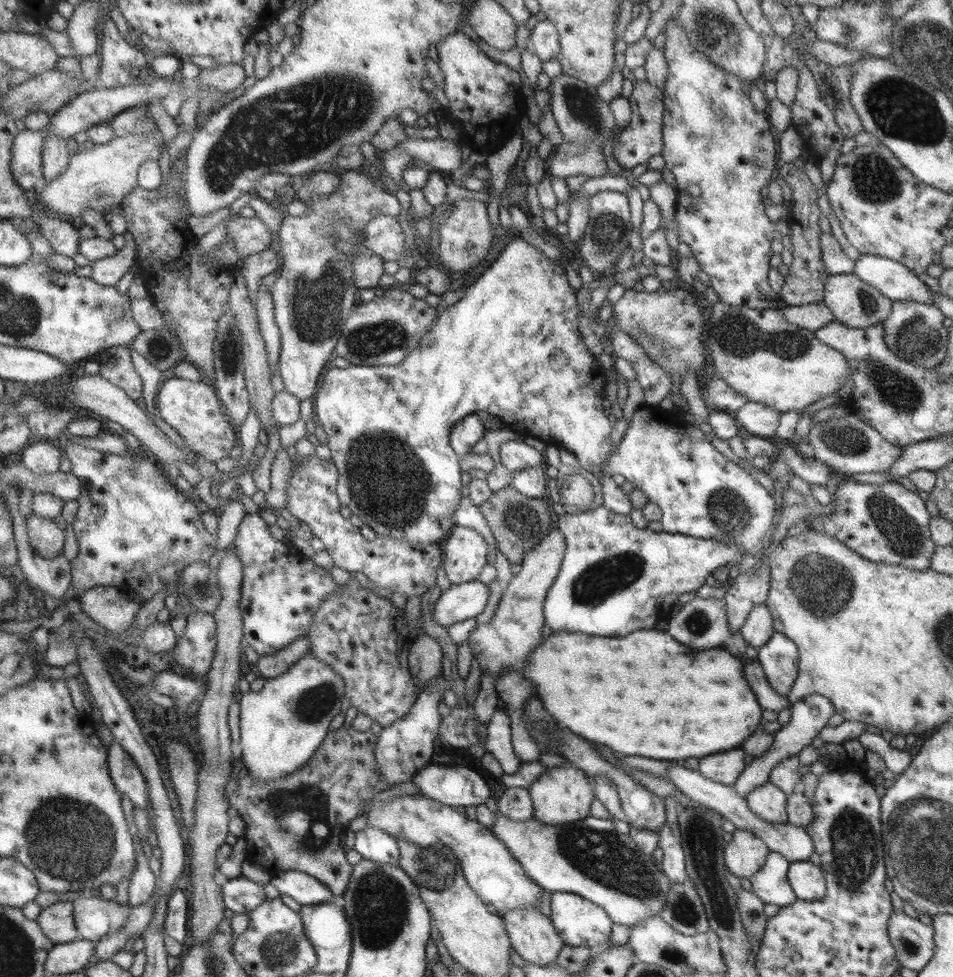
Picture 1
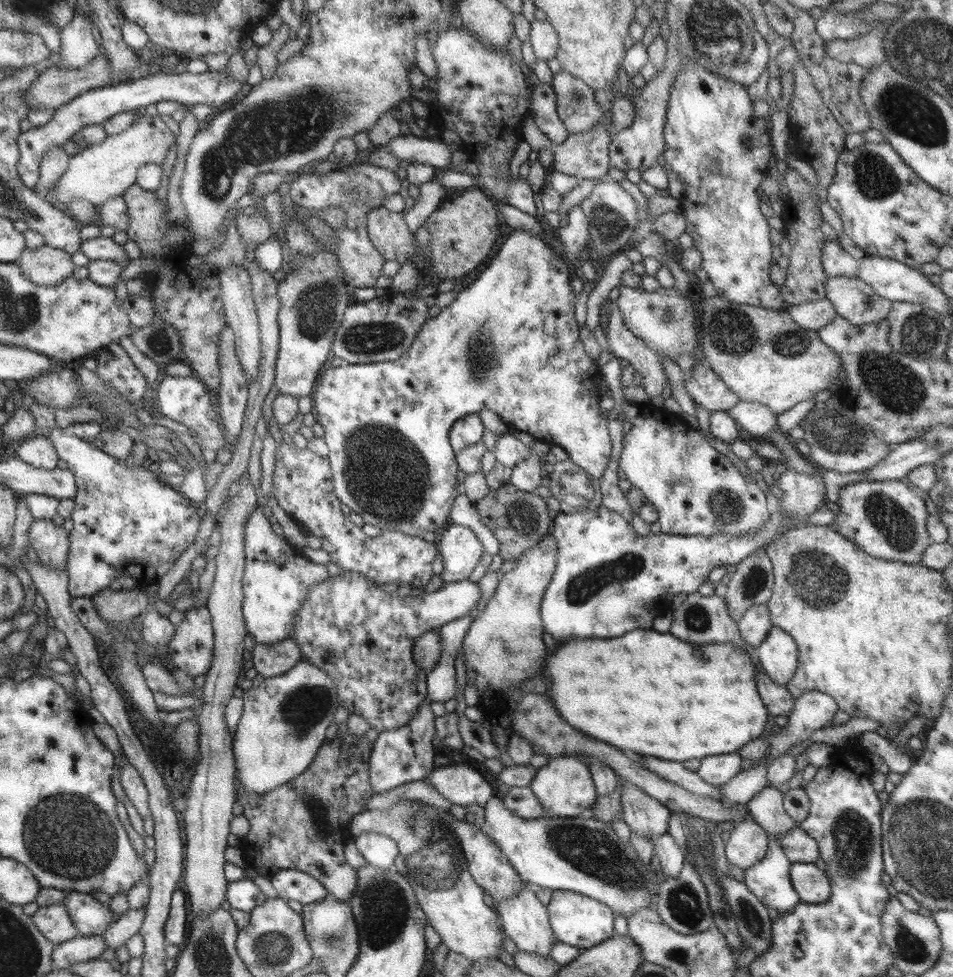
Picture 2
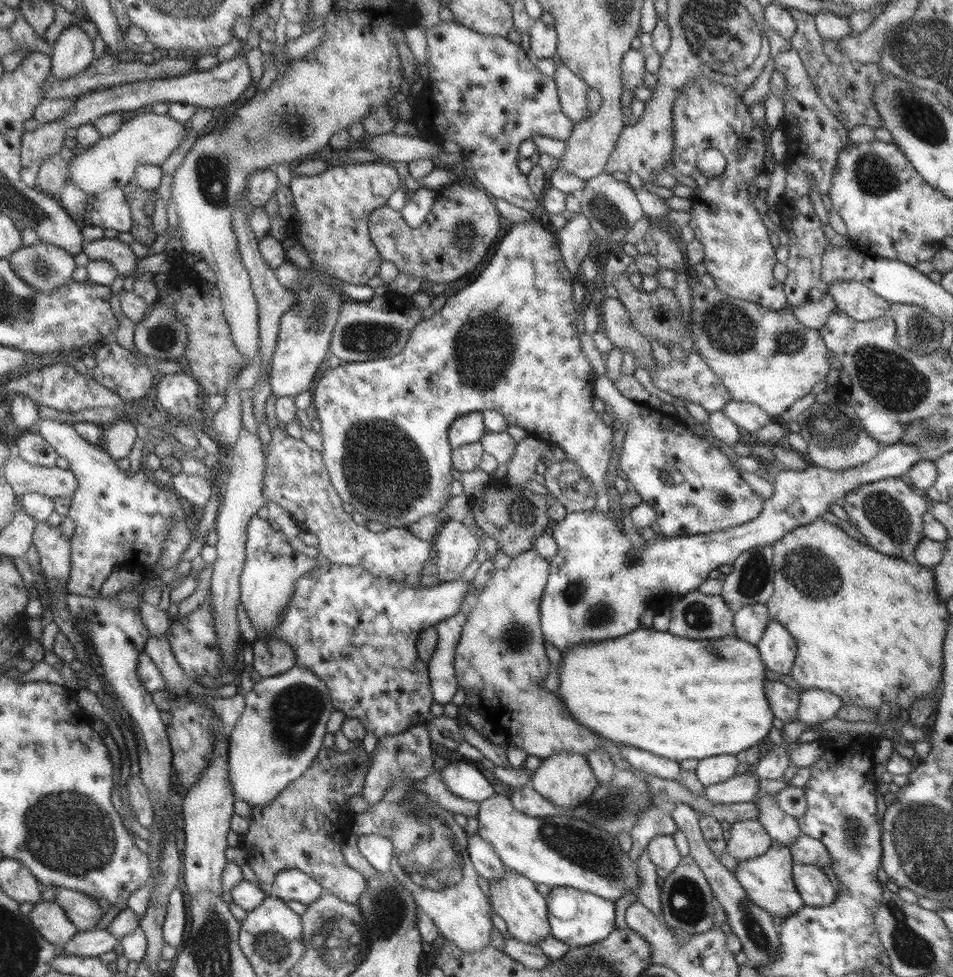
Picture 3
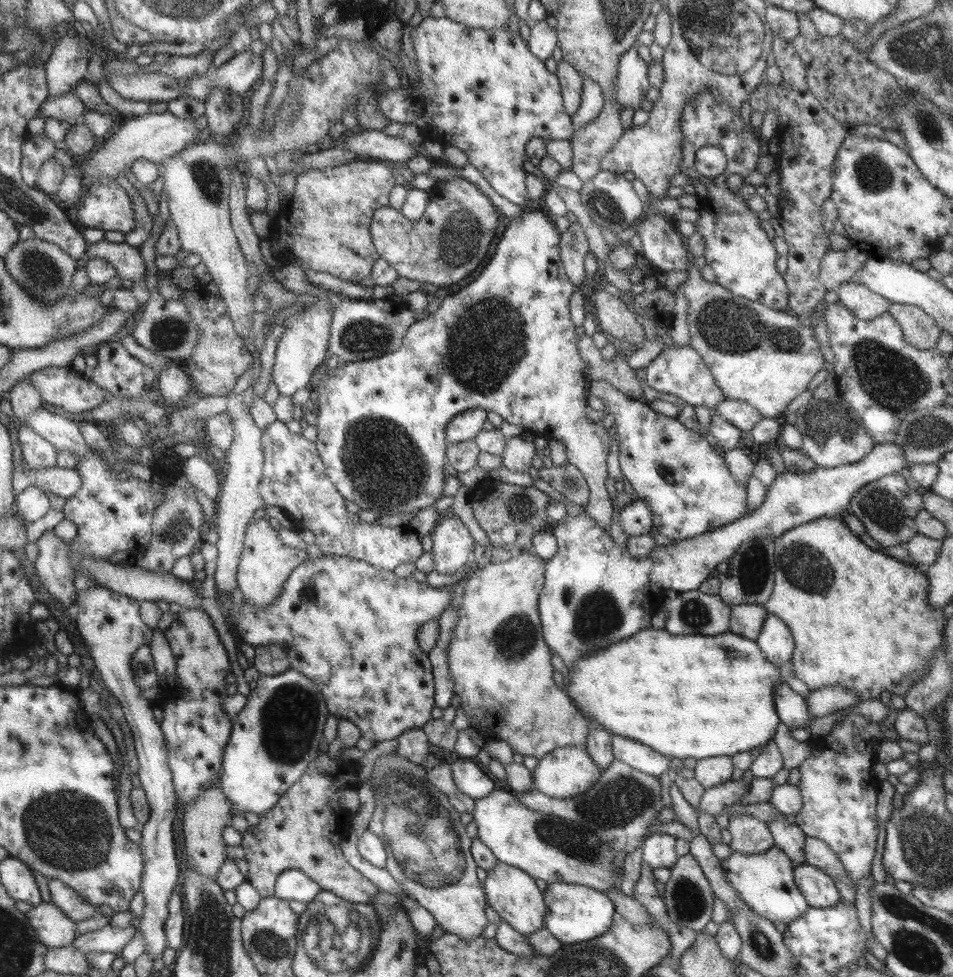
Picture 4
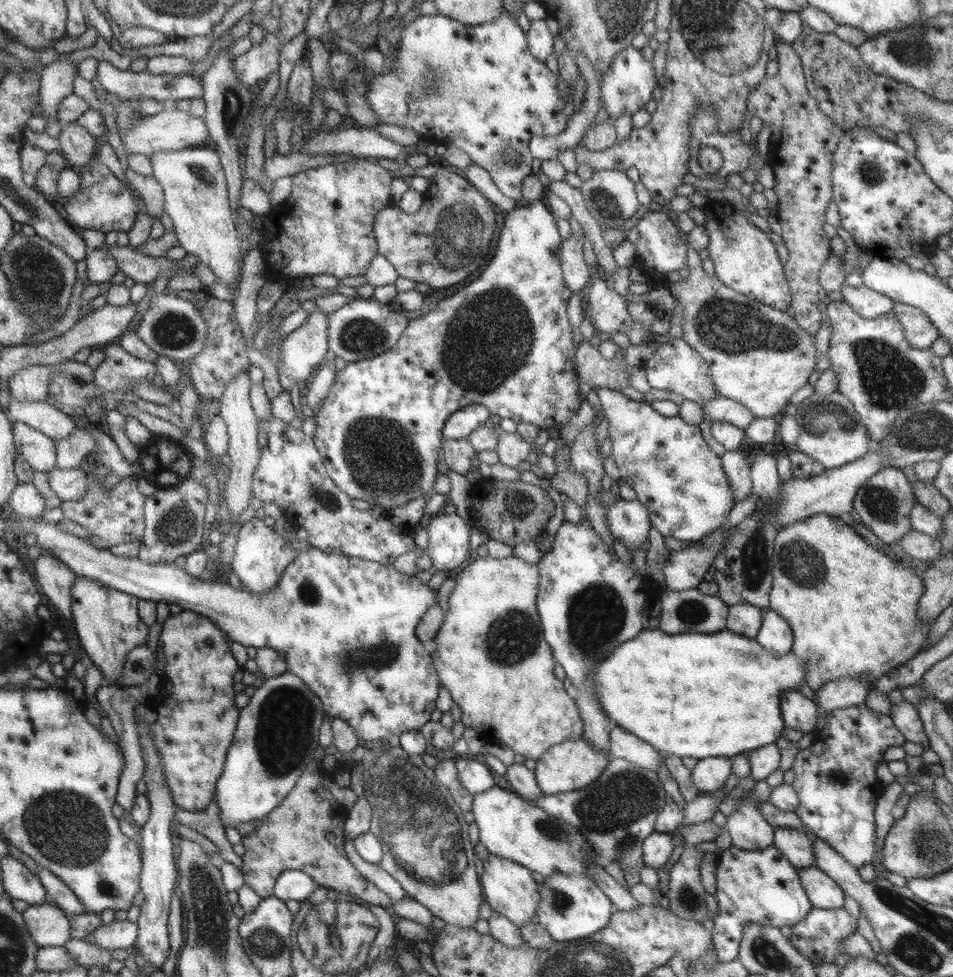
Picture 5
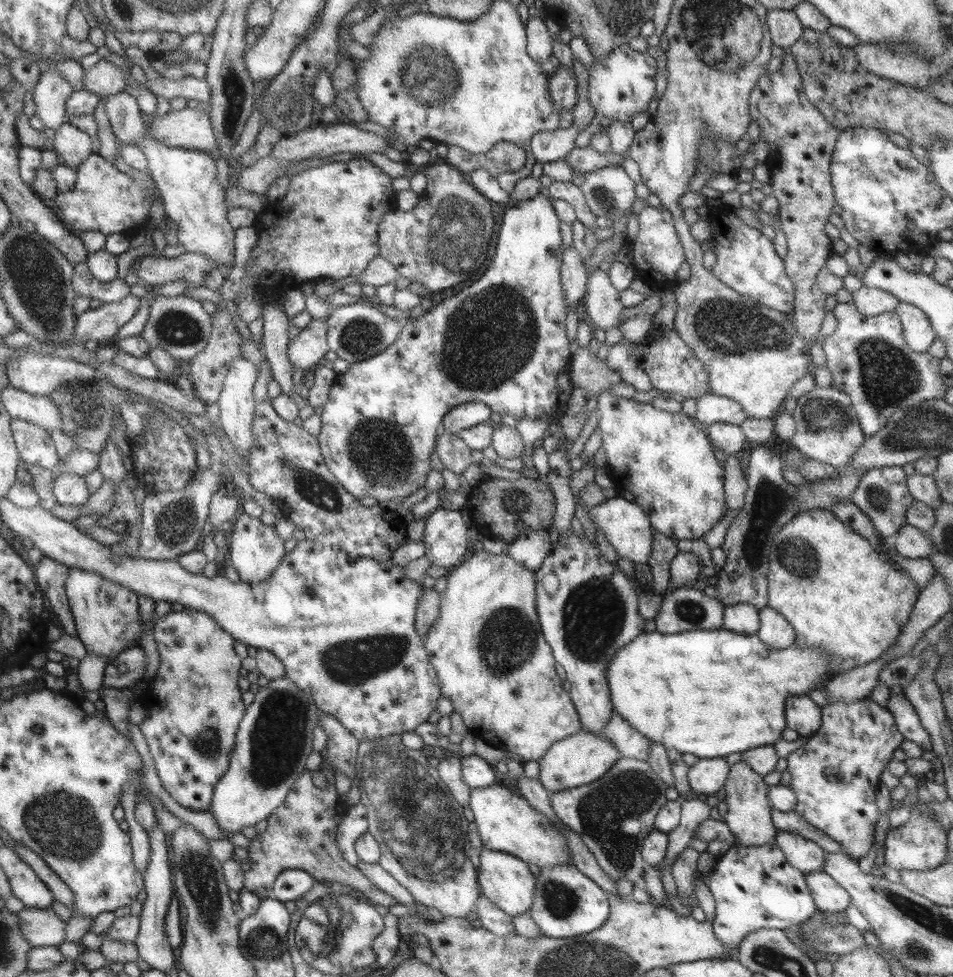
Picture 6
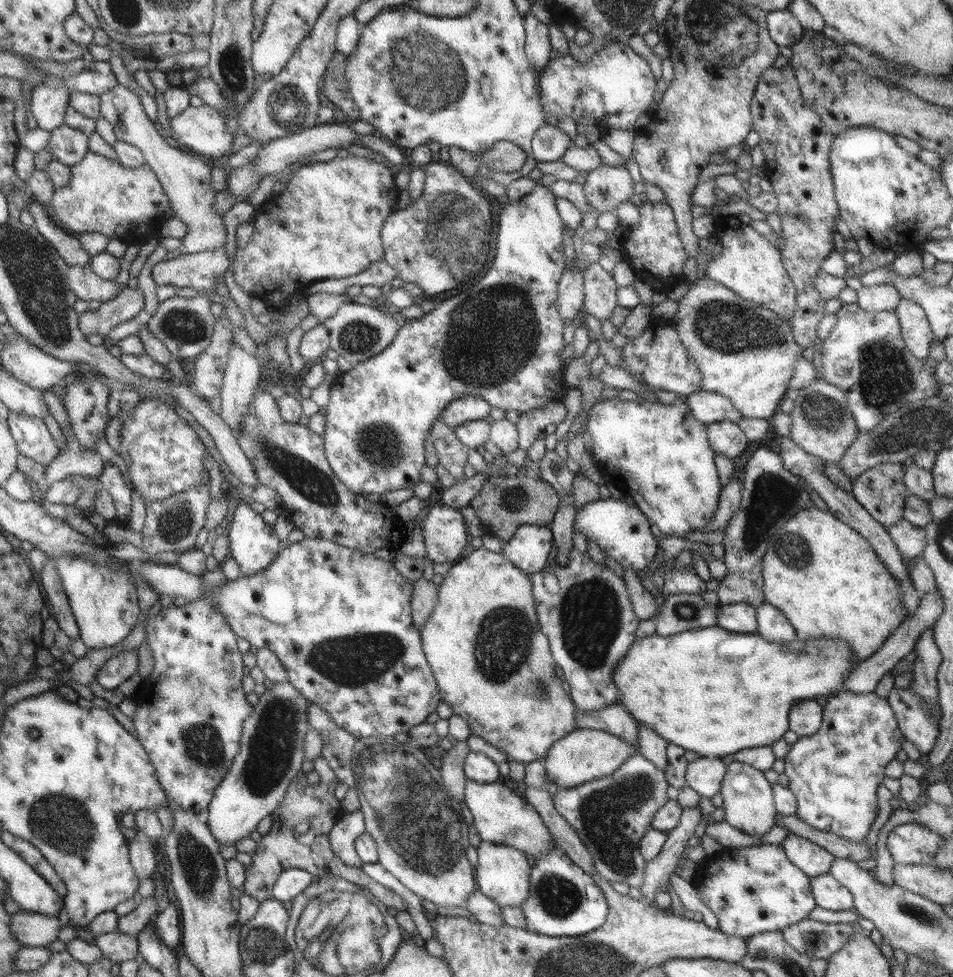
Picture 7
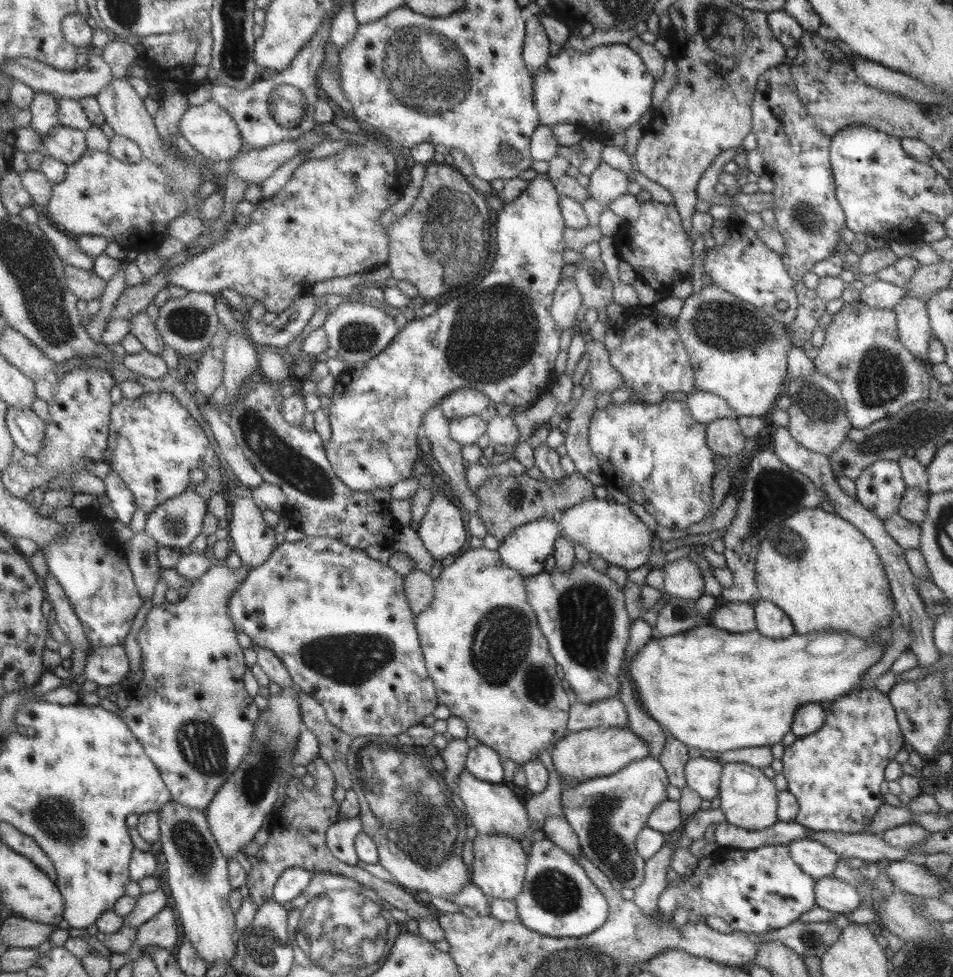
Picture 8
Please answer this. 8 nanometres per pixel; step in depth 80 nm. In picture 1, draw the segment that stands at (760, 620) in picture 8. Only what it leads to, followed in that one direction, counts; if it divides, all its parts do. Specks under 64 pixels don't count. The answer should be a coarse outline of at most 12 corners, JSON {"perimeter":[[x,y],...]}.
{"perimeter":[[773,631],[756,659],[786,697],[798,673],[795,643]]}

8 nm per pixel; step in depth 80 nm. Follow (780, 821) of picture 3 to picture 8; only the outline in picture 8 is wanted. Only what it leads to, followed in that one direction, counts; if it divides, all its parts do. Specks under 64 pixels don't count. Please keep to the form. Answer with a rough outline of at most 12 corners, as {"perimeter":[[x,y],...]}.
{"perimeter":[[807,837],[791,841],[793,862],[815,880],[831,877],[841,860]]}

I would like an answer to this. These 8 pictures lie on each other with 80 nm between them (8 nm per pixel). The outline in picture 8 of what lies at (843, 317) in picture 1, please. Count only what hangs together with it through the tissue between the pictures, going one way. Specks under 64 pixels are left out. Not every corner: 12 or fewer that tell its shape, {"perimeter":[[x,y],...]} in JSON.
{"perimeter":[[877,279],[859,291],[869,308],[892,308],[905,288]]}

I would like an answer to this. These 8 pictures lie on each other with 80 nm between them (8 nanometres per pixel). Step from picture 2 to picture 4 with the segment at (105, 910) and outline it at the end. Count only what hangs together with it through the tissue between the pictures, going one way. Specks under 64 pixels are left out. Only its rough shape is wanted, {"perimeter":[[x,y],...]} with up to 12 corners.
{"perimeter":[[47,878],[50,902],[74,923],[93,918],[98,907]]}

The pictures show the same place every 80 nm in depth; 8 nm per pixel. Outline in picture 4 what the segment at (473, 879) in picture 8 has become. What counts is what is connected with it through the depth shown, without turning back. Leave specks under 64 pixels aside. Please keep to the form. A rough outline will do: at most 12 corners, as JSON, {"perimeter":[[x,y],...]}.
{"perimeter":[[498,862],[486,871],[487,905],[519,935],[544,927],[535,881]]}

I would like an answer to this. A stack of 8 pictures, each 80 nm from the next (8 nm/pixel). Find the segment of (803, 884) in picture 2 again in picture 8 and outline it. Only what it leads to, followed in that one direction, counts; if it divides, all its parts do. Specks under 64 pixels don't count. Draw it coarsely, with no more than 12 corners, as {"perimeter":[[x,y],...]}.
{"perimeter":[[835,877],[814,881],[814,904],[842,914],[861,902]]}

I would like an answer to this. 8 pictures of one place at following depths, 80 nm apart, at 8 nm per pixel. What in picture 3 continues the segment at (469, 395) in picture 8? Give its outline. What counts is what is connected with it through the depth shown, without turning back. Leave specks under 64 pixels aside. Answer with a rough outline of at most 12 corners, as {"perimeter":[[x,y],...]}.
{"perimeter":[[481,411],[457,417],[447,433],[450,447],[480,442]]}

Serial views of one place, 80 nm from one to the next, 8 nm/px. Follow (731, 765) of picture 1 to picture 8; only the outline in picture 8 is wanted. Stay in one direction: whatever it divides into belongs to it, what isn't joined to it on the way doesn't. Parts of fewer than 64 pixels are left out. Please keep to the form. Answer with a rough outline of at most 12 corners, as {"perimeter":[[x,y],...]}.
{"perimeter":[[691,757],[686,785],[703,800],[718,796],[722,764]]}

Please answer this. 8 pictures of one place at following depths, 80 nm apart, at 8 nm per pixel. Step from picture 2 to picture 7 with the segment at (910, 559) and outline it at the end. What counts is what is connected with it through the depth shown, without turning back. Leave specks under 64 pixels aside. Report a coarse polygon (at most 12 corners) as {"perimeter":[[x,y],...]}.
{"perimeter":[[875,465],[850,494],[885,531],[902,518],[902,465]]}

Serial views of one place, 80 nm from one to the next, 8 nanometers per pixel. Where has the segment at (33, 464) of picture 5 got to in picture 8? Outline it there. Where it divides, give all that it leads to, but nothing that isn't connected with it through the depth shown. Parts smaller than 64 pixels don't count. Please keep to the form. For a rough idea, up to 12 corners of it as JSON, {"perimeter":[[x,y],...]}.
{"perimeter":[[6,408],[14,446],[37,455],[46,424],[31,408]]}

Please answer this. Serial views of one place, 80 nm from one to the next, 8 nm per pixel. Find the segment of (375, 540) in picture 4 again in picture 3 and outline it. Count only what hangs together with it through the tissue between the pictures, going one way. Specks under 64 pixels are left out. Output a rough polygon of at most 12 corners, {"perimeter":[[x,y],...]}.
{"perimeter":[[280,424],[261,492],[330,563],[422,576],[430,541],[357,526],[320,452]]}

